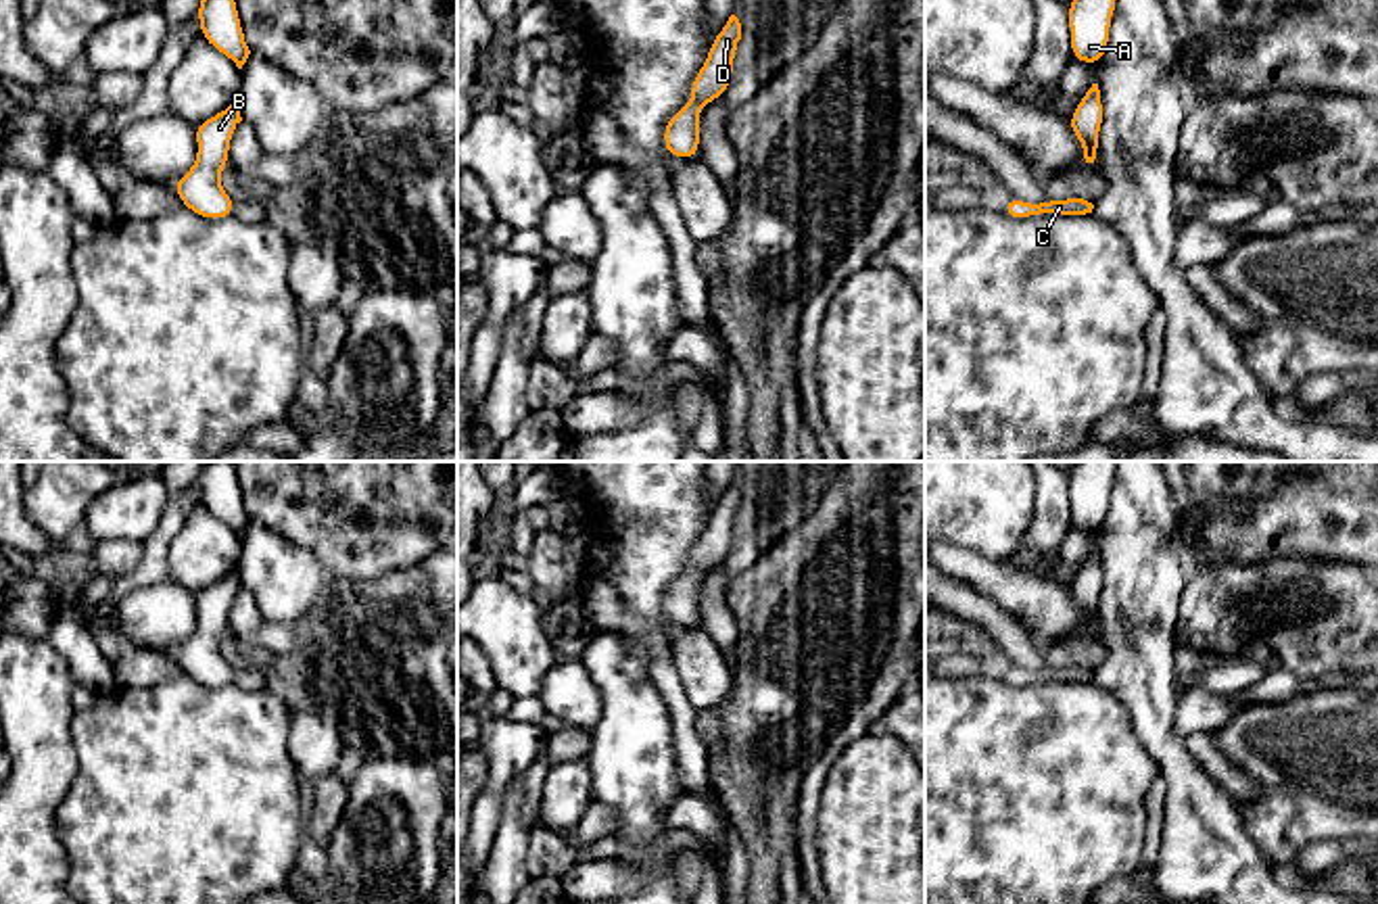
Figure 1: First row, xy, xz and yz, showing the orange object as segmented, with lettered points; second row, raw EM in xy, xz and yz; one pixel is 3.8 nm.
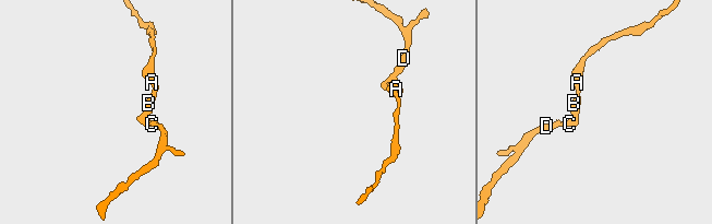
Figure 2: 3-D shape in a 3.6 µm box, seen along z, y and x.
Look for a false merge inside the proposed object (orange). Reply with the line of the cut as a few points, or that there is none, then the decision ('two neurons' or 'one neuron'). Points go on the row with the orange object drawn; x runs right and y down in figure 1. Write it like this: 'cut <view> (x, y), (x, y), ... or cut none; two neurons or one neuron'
cut none; one neuron

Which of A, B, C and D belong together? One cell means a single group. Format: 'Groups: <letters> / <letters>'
Groups: A B C D

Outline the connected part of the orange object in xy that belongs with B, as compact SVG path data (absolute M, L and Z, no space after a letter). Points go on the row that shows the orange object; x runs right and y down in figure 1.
M238 100L194 127L198 157L192 169L173 182L182 205L205 219L225 219L236 200L219 186L219 173L230 165L228 148L236 125L242 121Z

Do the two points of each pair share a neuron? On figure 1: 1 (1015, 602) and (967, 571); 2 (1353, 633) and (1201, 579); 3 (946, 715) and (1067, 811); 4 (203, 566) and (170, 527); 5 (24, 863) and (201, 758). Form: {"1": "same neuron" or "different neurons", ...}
{"1": "same neuron", "2": "same neuron", "3": "same neuron", "4": "different neurons", "5": "different neurons"}

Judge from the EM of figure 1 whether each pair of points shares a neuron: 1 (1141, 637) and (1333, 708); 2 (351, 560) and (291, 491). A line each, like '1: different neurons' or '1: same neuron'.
1: different neurons
2: same neuron

